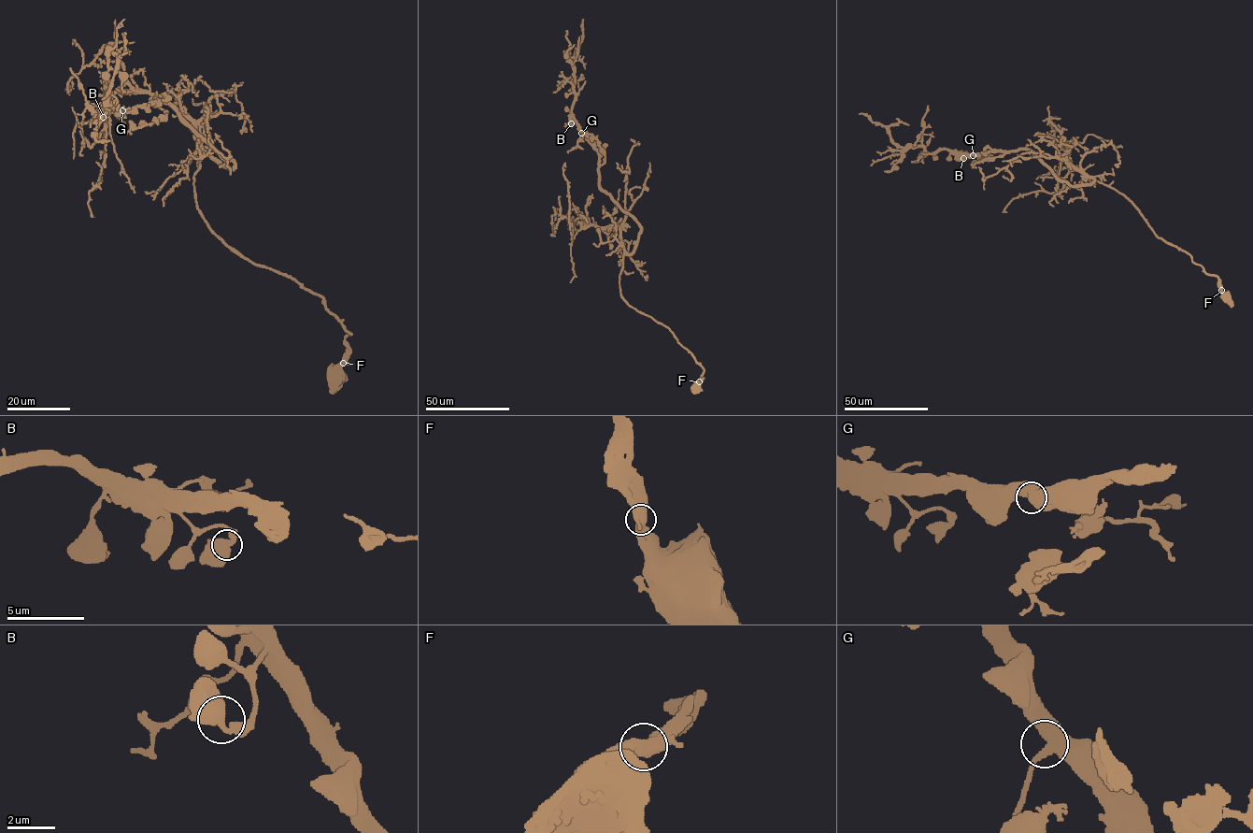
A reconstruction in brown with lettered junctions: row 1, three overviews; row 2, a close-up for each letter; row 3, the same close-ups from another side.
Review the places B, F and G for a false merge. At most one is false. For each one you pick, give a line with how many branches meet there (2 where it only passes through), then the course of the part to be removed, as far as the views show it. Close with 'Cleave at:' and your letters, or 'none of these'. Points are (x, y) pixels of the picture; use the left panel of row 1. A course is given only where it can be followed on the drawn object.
Cleave at: none of these

